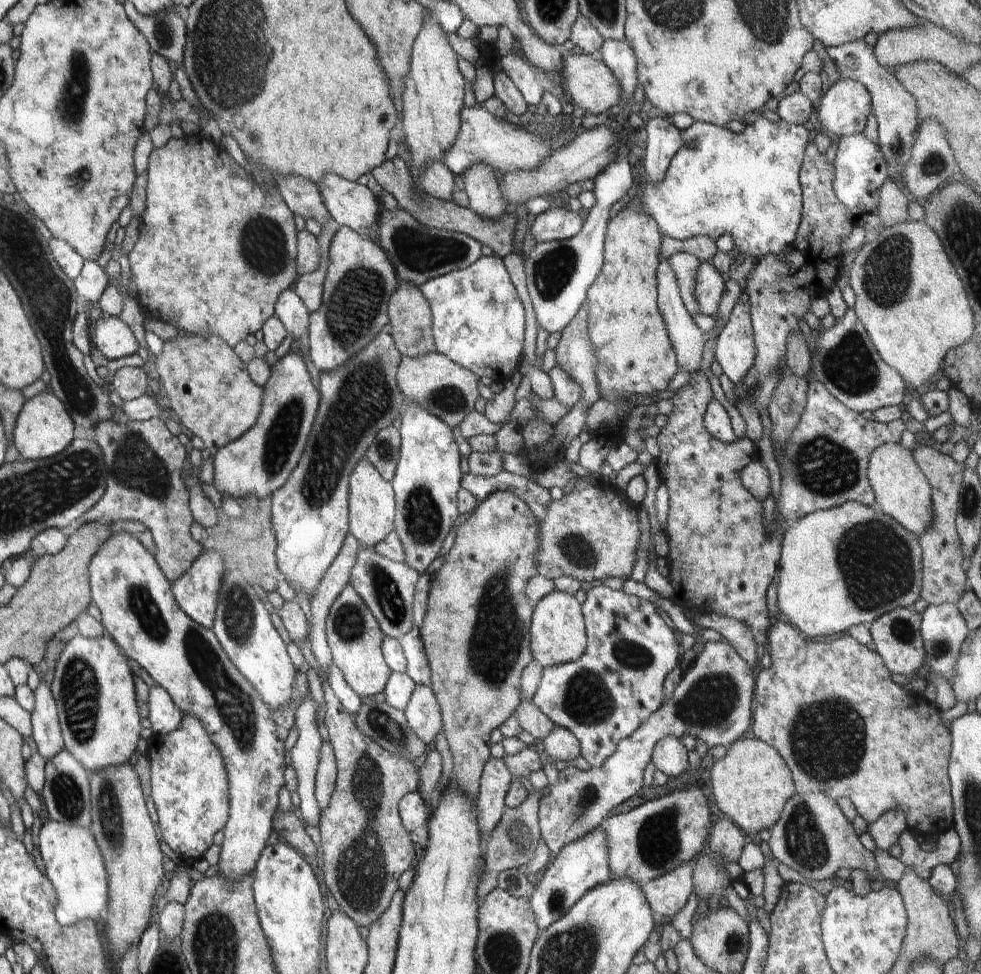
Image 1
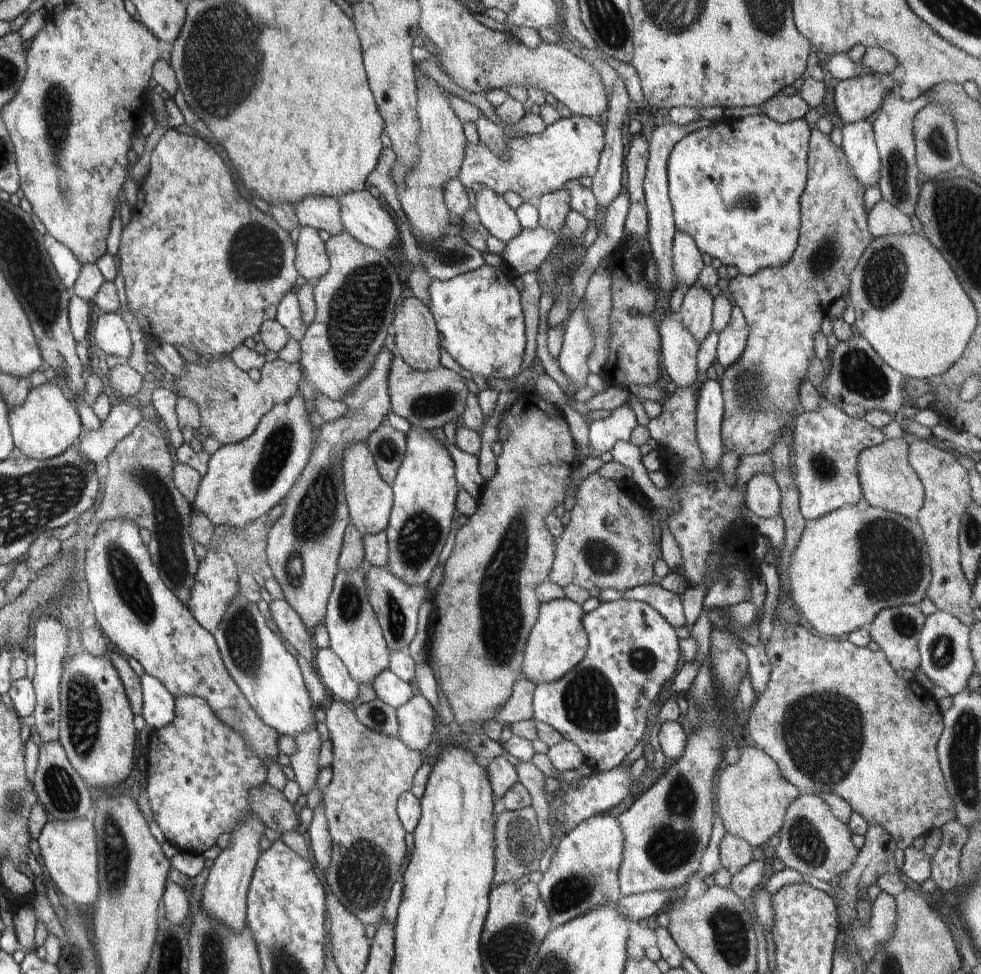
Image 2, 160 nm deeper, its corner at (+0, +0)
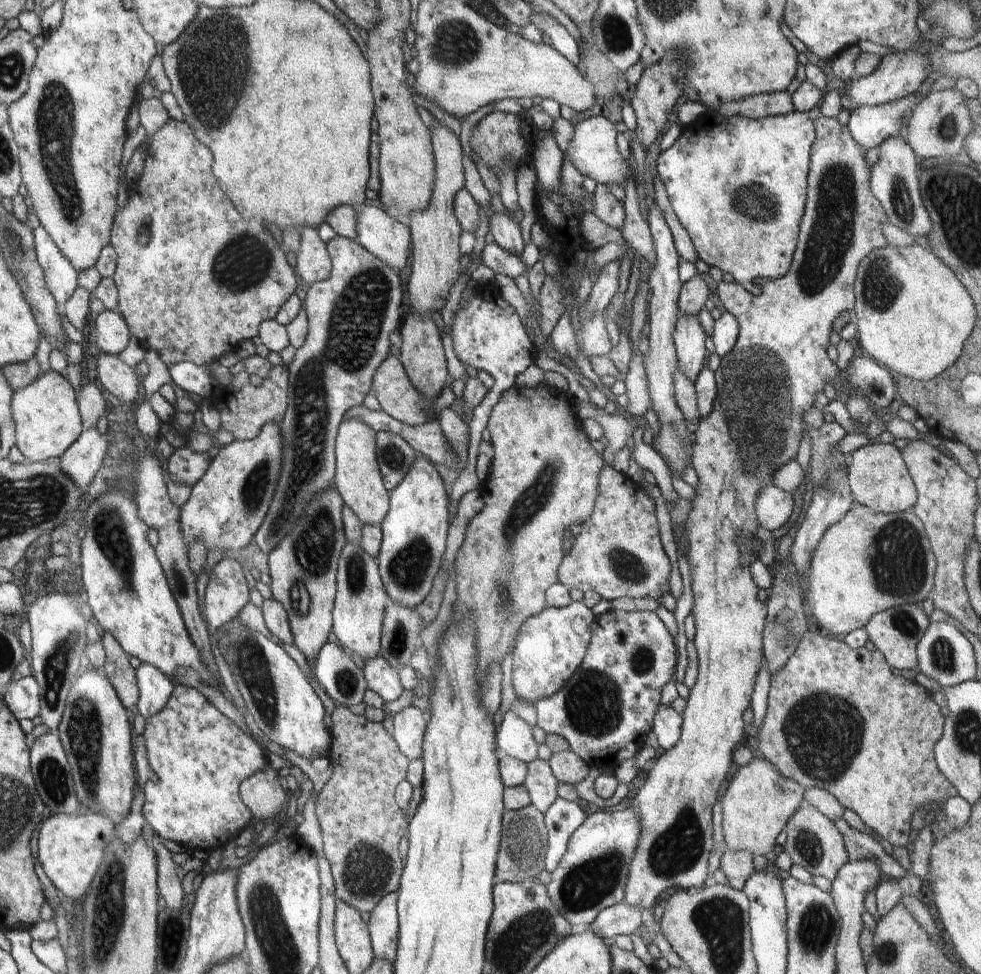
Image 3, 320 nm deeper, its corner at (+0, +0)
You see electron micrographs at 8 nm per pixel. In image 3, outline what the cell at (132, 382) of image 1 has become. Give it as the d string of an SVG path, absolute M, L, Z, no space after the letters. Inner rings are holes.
M104 352L97 356L97 377L99 383L113 397L117 404L134 403L138 398L138 378L135 370L124 363L118 355Z

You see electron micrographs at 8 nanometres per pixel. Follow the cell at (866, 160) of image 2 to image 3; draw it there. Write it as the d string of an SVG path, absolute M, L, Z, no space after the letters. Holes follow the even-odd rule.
M916 93L879 105L858 105L851 110L848 130L856 142L867 152L880 146L886 139L900 135L913 112L928 94Z

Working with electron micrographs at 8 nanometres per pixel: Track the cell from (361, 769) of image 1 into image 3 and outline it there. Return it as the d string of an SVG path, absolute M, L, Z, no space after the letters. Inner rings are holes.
M337 705L331 716L331 745L327 756L332 763L332 778L316 794L315 813L323 840L323 854L331 866L338 900L353 906L359 913L376 908L387 894L399 891L399 880L404 870L404 861L399 853L399 844L407 836L408 821L395 801L399 782L406 779L410 762L398 748L393 736L384 729L382 722L373 723L364 715L354 715L348 707Z

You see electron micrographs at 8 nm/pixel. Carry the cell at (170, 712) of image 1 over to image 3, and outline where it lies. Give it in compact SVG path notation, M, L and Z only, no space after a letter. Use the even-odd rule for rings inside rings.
M140 663L135 668L135 677L139 688L139 699L135 705L139 714L146 718L161 711L175 687L170 678L150 663Z

